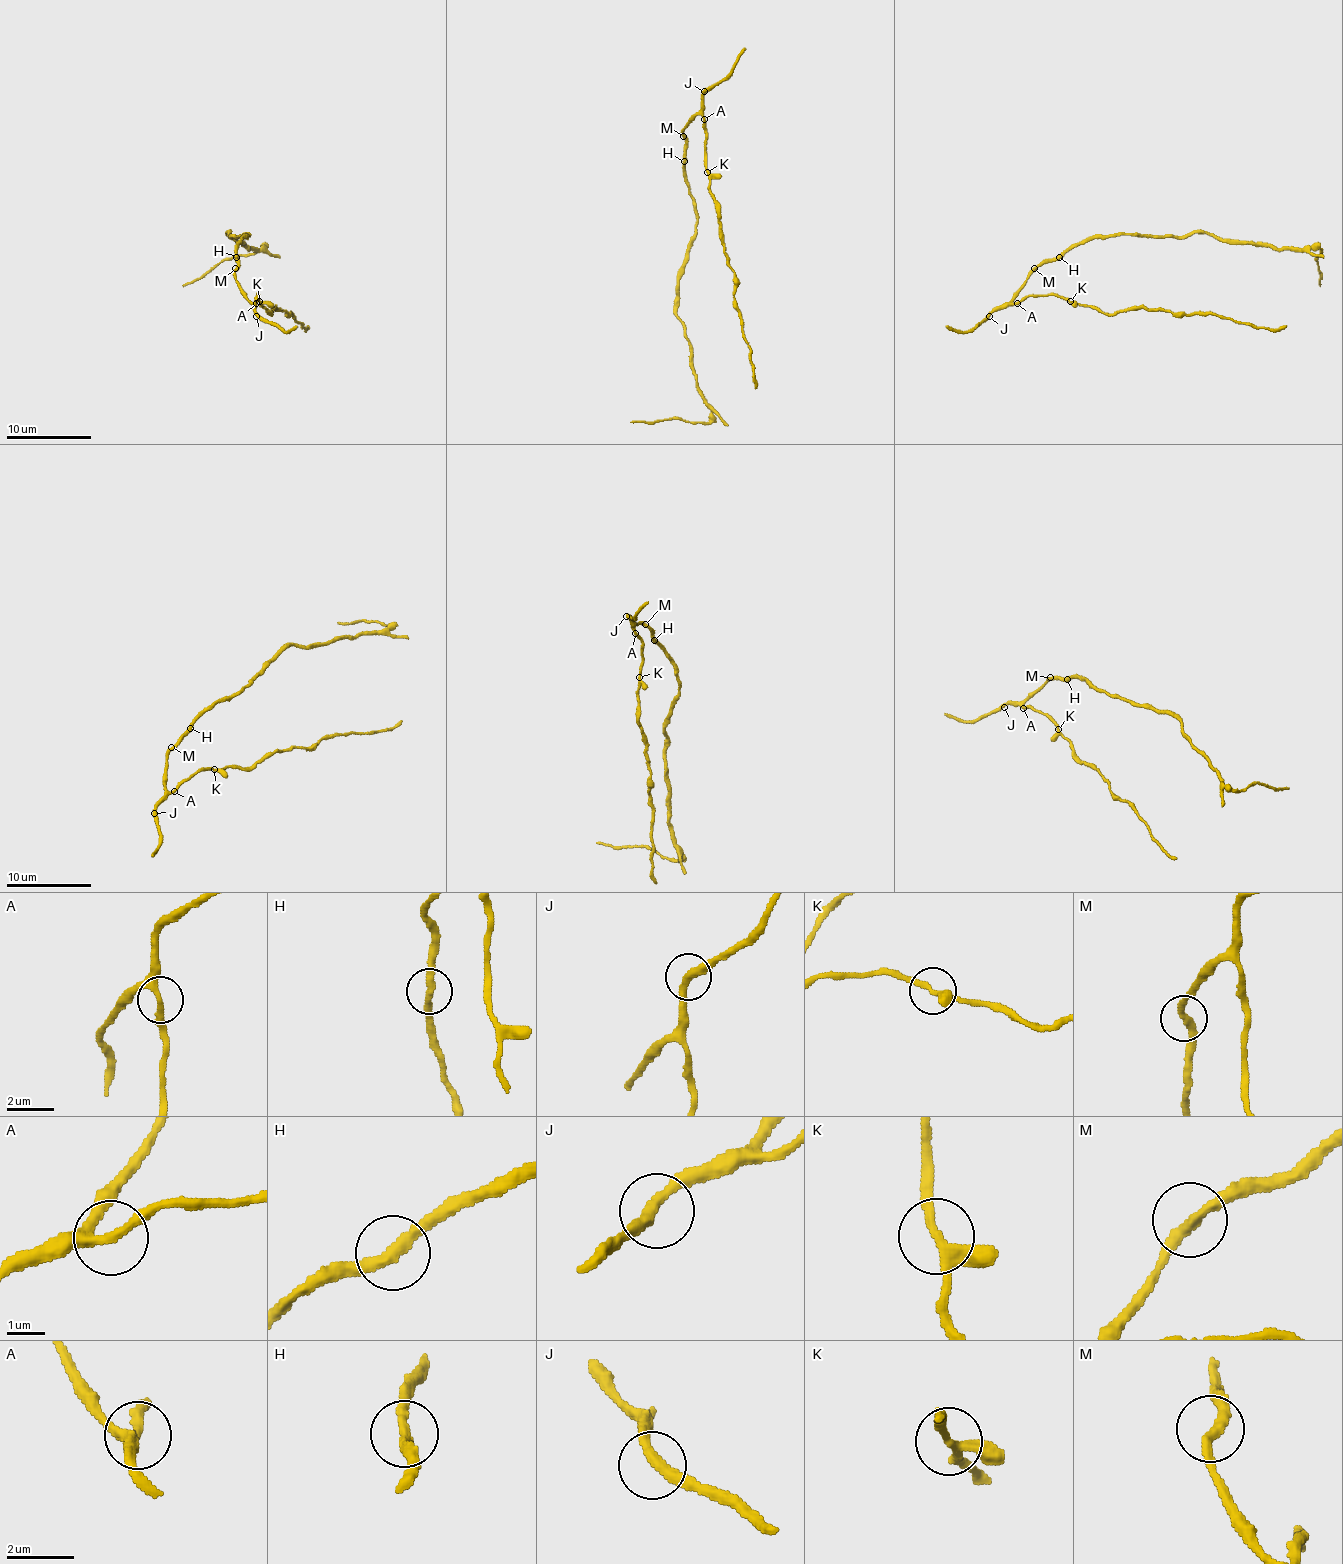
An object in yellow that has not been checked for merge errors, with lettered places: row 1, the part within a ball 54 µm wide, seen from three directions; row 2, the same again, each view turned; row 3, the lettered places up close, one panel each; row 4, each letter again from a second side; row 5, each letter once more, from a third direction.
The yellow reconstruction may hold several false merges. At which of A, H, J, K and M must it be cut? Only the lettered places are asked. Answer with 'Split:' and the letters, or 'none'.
Split: H, K

